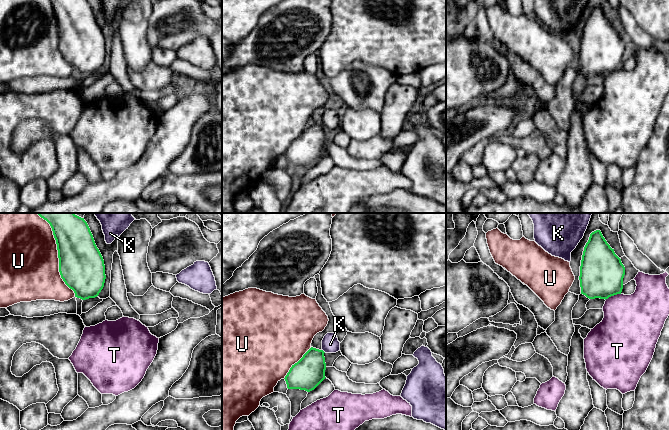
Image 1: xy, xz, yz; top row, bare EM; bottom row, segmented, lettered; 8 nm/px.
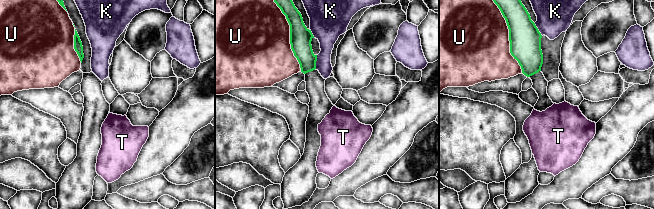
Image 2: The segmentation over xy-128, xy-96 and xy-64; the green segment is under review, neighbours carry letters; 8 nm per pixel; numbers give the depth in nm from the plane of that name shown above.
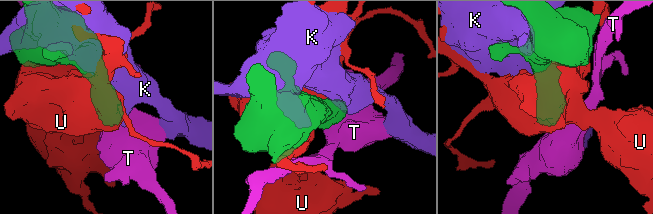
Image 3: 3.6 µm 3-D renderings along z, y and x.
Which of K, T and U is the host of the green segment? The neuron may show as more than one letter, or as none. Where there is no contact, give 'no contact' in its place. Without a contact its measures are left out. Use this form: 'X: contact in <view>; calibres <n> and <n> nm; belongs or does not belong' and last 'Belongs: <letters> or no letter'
K: contact in xz; calibres 240 and 140 nm; does not belong
T: contact in yz; calibres 360 and 420 nm; does not belong
U: contact in xy; calibres 360 and 480 nm; does not belong
Belongs: no letter

